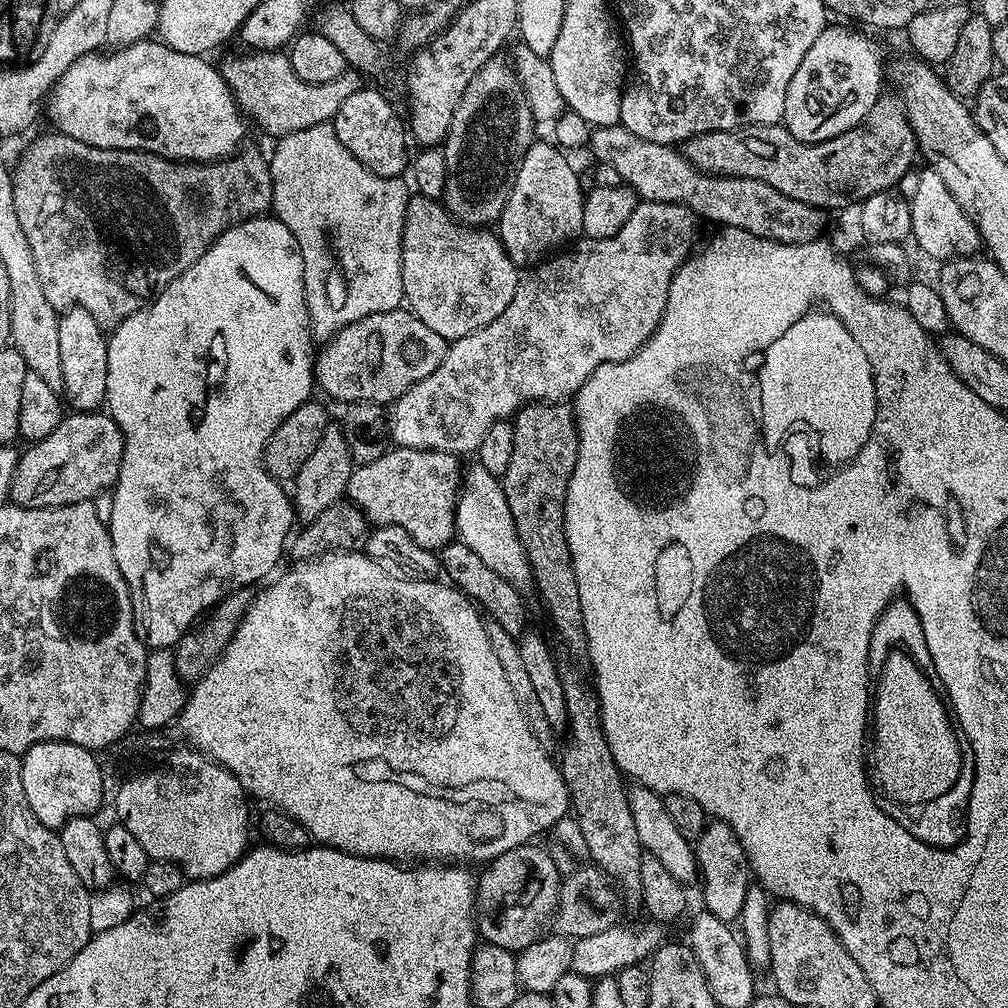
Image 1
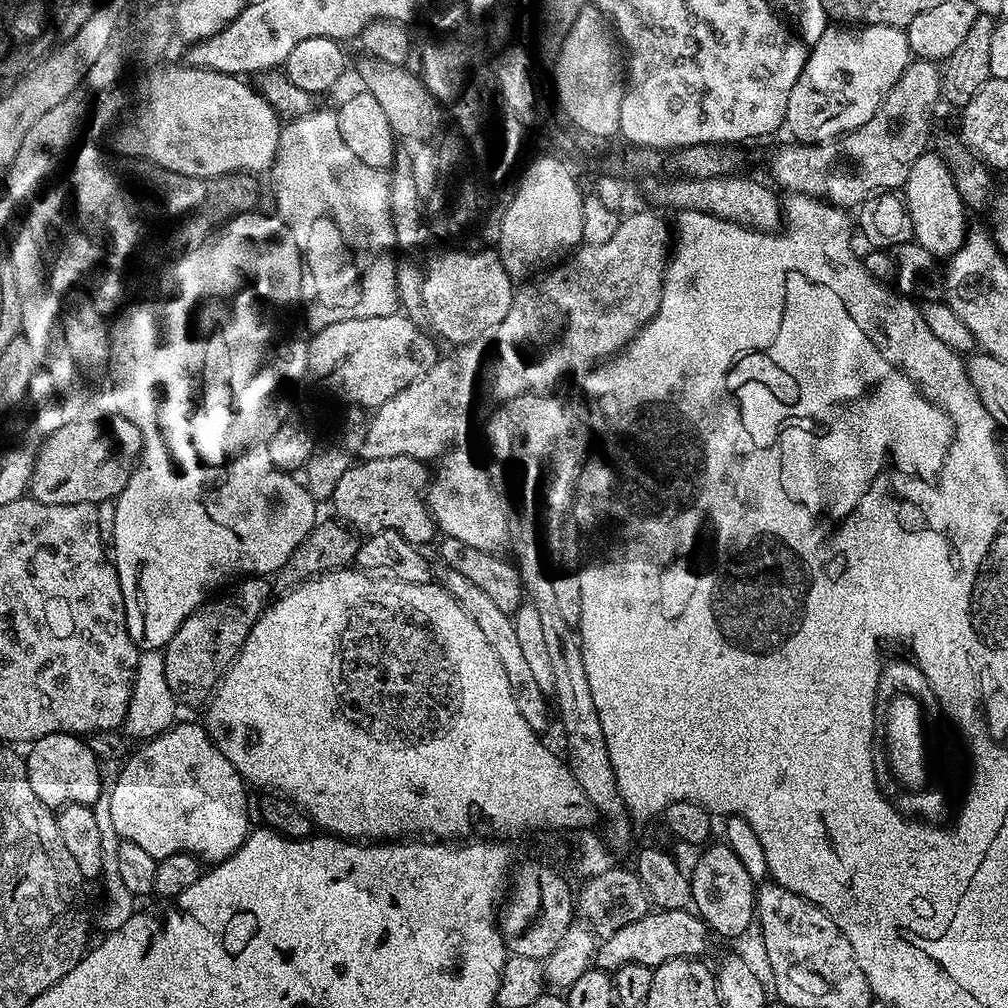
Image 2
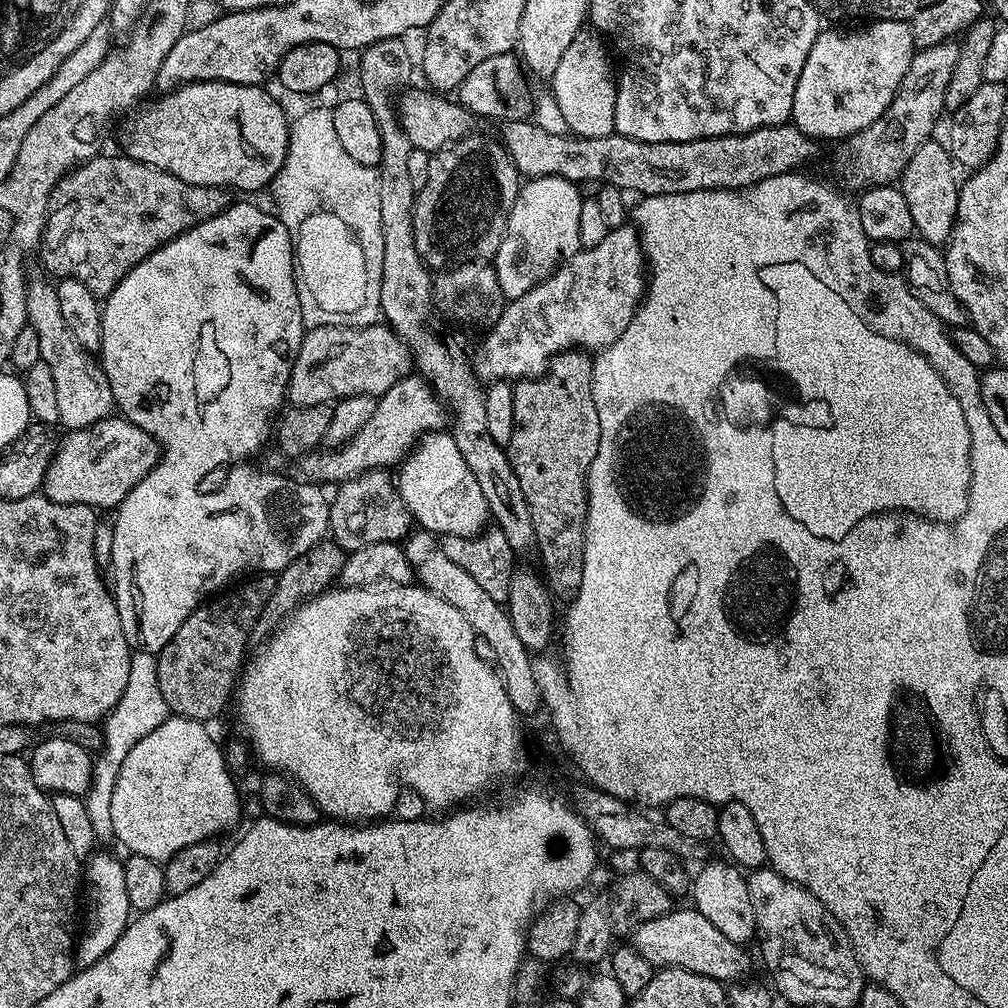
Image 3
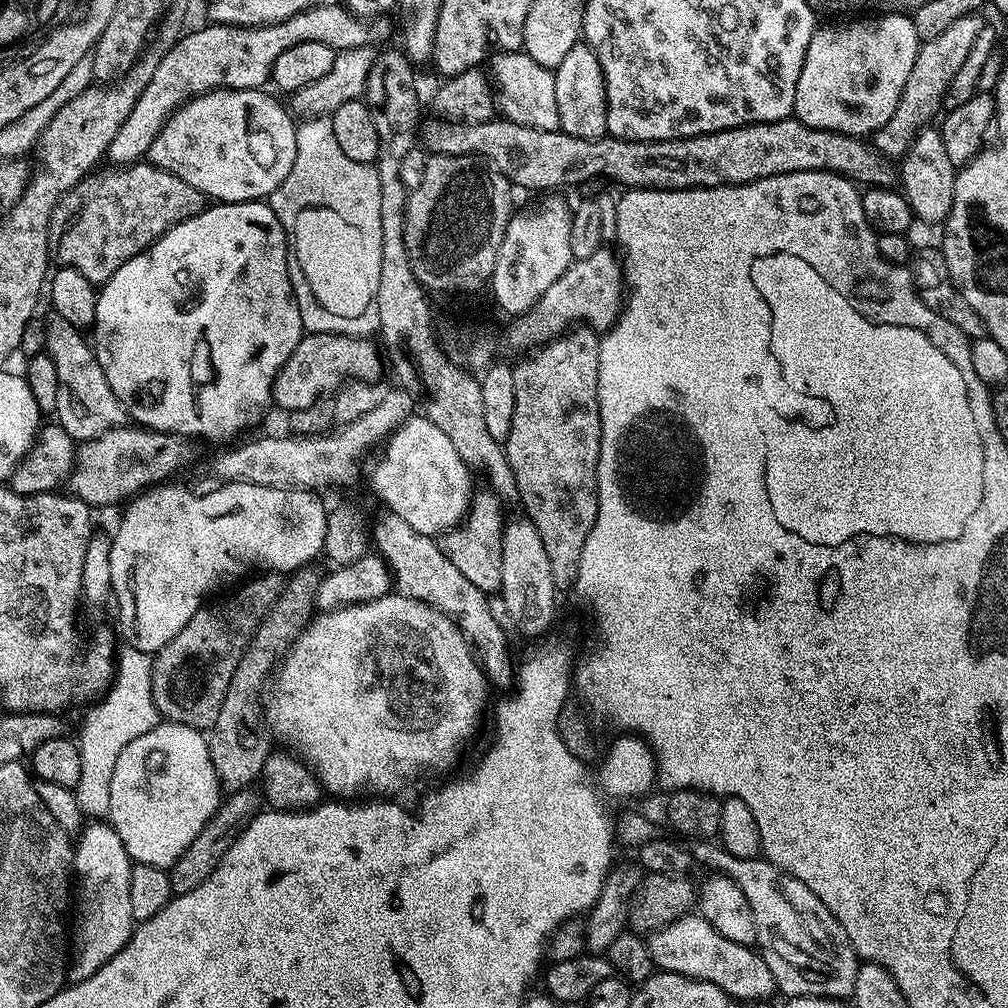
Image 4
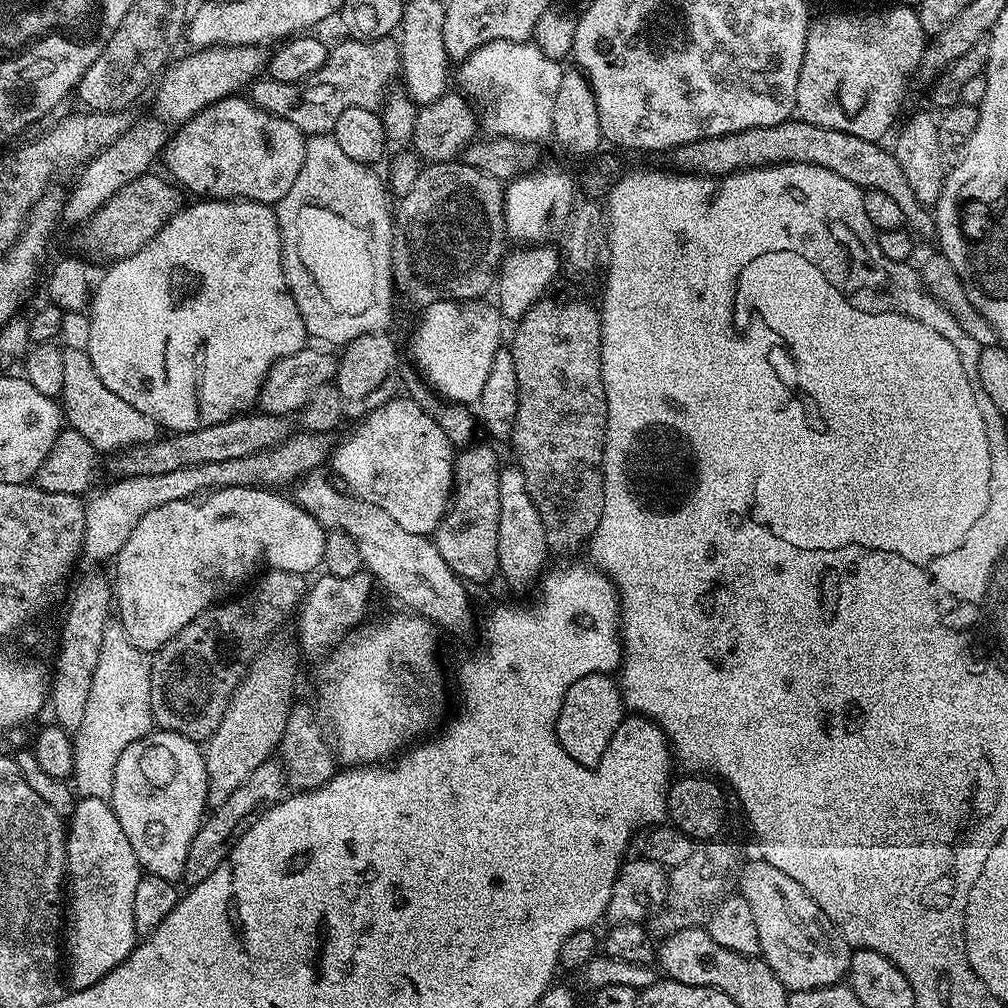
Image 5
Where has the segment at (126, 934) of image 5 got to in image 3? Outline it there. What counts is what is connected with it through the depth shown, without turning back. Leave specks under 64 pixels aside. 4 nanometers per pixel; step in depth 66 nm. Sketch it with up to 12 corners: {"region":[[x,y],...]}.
{"region":[[100,851],[82,872],[88,921],[77,969],[94,966],[133,915],[121,857]]}

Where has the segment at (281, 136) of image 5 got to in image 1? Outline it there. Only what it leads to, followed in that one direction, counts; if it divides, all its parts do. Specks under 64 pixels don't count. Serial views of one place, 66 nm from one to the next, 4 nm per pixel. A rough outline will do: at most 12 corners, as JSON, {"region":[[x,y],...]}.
{"region":[[156,38],[78,58],[46,99],[86,146],[207,162],[246,117]]}

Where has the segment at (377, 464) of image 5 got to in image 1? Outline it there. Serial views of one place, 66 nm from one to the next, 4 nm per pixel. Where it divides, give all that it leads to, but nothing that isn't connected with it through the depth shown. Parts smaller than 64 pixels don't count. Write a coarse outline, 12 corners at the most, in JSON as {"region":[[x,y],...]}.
{"region":[[462,476],[456,536],[521,594],[535,589],[503,483]]}

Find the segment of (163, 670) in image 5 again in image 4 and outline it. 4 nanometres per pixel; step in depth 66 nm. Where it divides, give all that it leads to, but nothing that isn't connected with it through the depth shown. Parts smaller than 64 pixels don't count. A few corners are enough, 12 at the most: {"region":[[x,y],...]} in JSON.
{"region":[[264,572],[155,653],[165,721],[208,730],[284,588]]}

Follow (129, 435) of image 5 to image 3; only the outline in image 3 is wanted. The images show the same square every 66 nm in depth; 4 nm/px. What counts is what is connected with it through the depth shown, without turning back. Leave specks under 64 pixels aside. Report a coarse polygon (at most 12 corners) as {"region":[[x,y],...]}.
{"region":[[27,281],[28,324],[54,374],[59,427],[114,412],[97,357],[70,334],[55,283]]}

